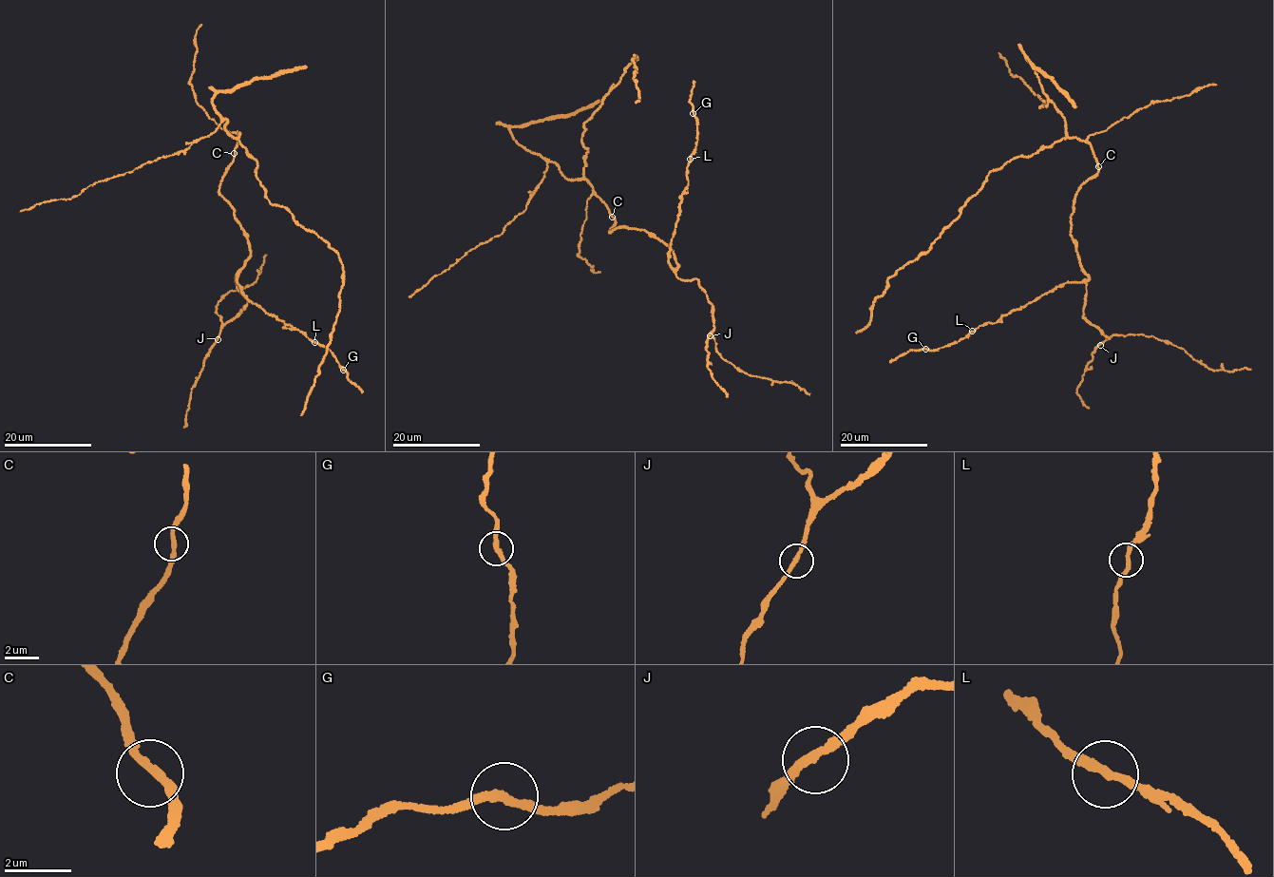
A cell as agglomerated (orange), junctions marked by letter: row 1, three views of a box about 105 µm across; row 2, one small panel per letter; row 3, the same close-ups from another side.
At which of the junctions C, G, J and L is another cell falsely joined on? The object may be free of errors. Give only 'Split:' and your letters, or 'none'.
Split: none

